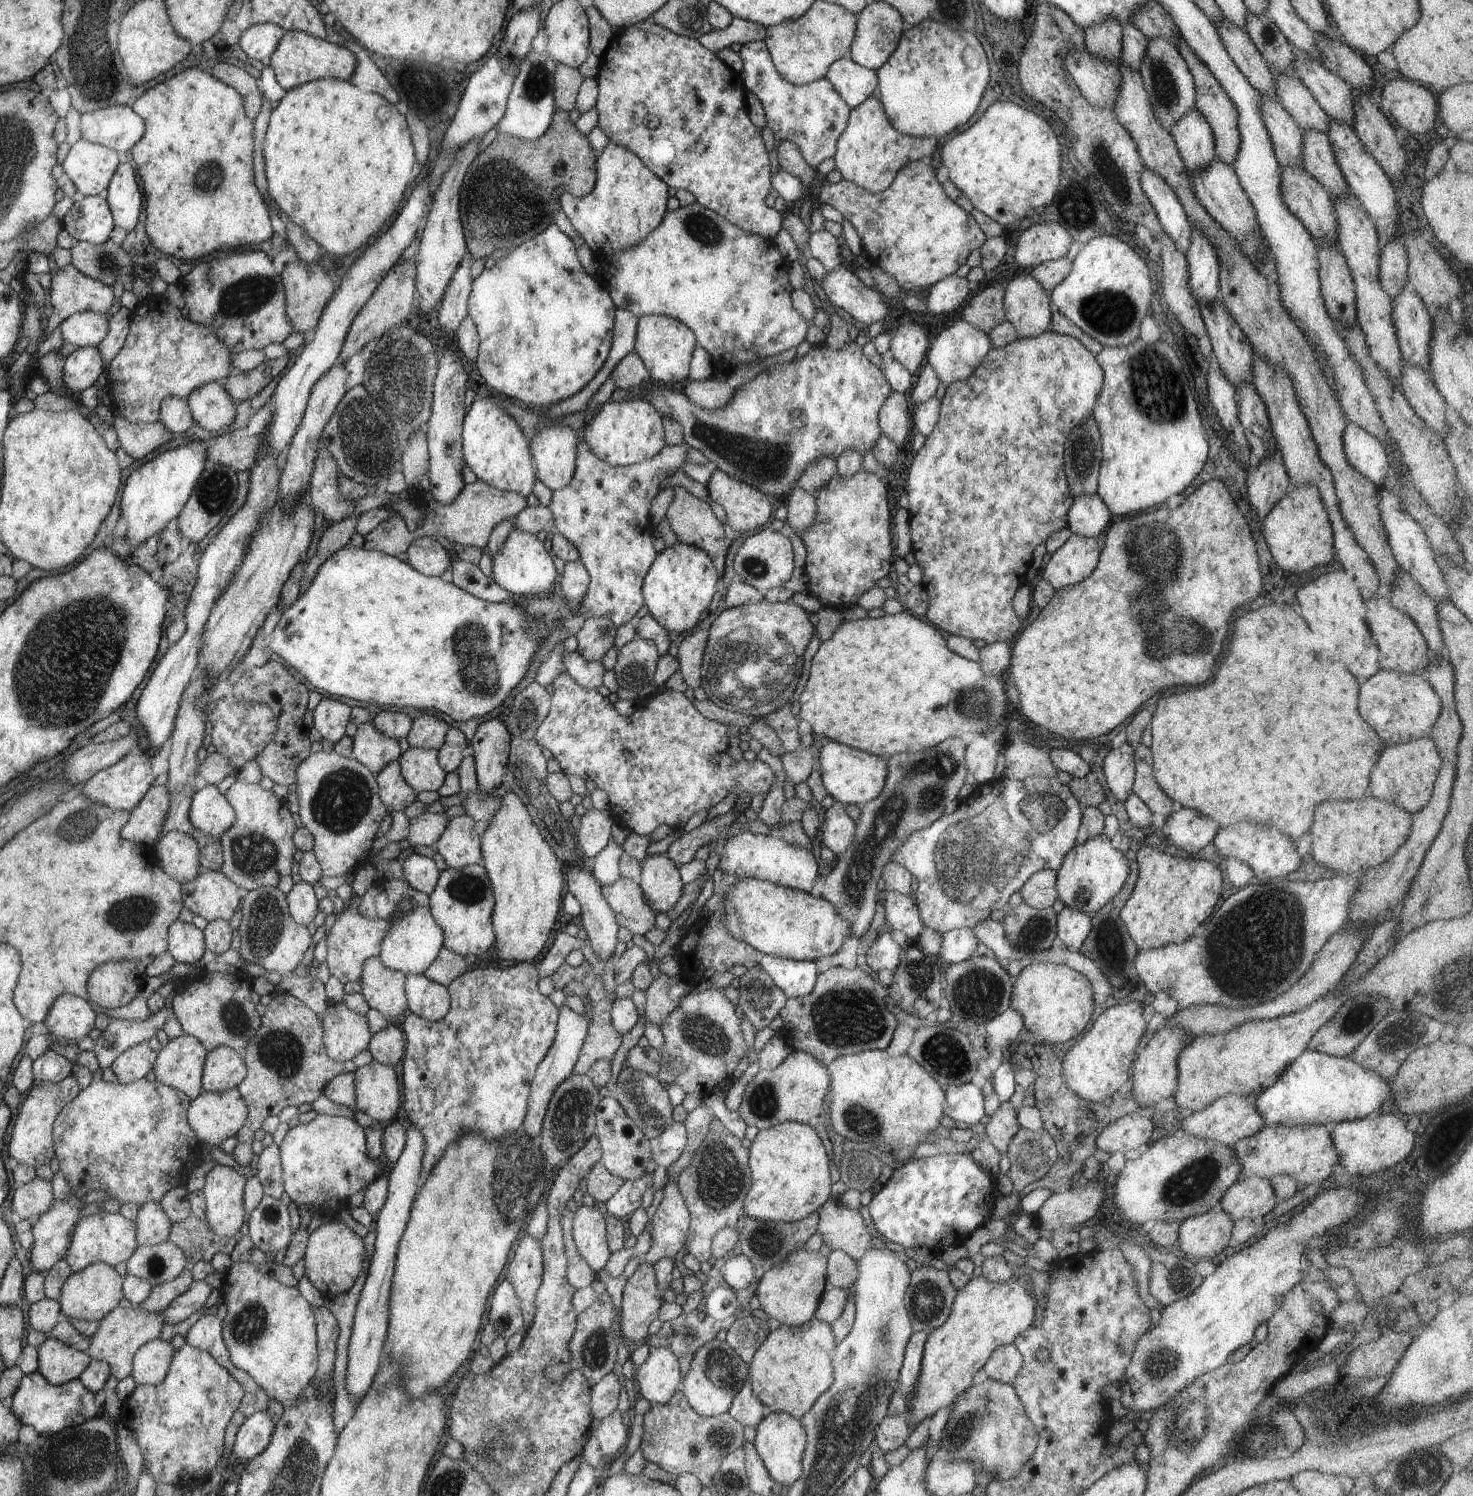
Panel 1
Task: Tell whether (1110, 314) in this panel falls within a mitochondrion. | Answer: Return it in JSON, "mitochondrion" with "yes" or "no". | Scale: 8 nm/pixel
{"mitochondrion":"yes"}

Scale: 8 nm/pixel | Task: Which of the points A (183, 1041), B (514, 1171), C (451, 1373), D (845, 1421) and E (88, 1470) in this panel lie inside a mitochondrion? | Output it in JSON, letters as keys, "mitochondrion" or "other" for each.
{"A":"other","B":"mitochondrion","C":"other","D":"mitochondrion","E":"mitochondrion"}

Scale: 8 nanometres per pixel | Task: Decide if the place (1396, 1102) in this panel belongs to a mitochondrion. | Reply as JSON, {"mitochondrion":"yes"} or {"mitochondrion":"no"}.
{"mitochondrion":"no"}

